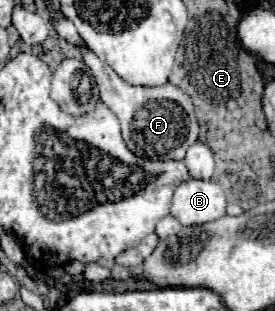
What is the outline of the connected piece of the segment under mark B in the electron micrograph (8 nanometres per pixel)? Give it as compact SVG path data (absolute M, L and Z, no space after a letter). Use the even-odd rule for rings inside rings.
M187 180L173 192L171 216L183 226L205 224L225 216L225 192L211 180Z

